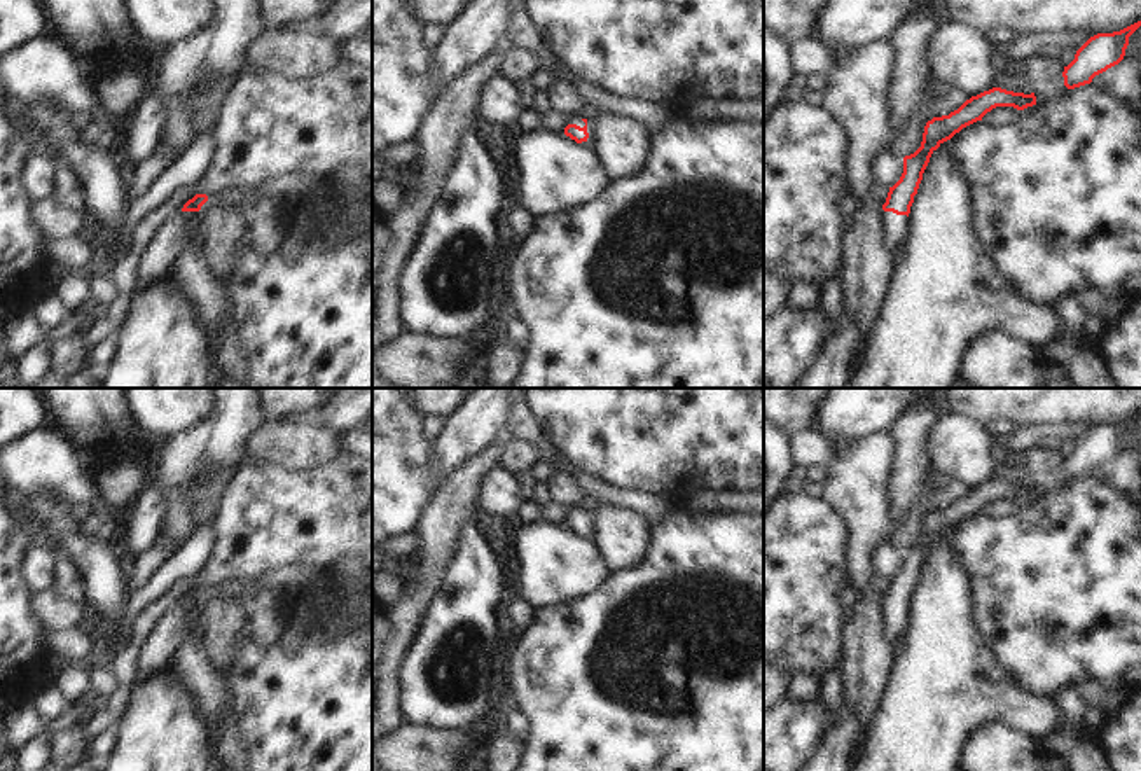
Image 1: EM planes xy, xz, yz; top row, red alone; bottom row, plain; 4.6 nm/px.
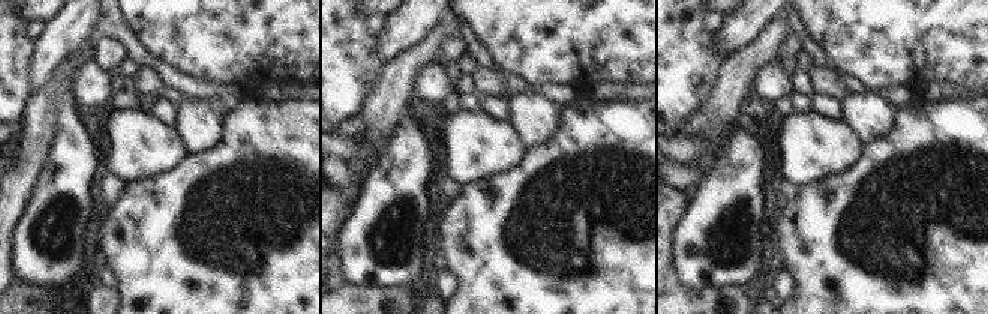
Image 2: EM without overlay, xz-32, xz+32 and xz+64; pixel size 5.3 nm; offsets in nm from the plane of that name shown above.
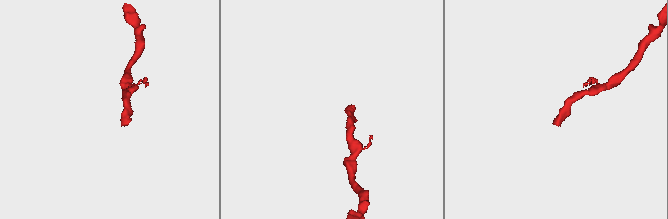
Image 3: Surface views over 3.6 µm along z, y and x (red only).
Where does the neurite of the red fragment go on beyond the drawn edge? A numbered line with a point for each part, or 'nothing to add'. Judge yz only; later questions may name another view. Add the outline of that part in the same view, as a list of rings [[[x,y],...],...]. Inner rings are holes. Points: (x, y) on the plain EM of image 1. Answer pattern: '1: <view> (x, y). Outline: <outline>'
1: yz (897, 619). Outline: [[[884,603],[882,608],[884,638],[895,649],[900,647],[902,638],[910,624],[910,612],[907,607],[896,607],[893,603]]]

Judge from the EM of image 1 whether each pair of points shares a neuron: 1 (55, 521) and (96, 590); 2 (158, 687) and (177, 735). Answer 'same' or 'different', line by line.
1: same
2: same

